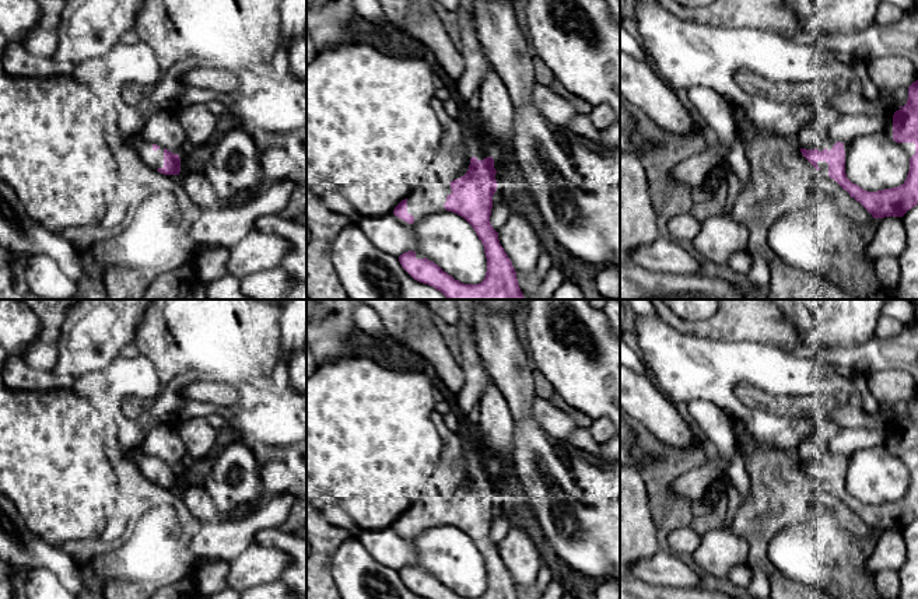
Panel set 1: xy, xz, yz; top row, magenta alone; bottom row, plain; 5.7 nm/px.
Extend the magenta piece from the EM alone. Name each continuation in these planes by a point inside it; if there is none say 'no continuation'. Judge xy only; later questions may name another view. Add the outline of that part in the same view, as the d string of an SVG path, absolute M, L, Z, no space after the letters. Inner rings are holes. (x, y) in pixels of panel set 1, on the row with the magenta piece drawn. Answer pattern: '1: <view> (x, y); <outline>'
1: xy (153, 158); M139 141L137 150L140 158L153 169L158 169L164 167L164 148L160 147L157 151L153 150L153 143Z

